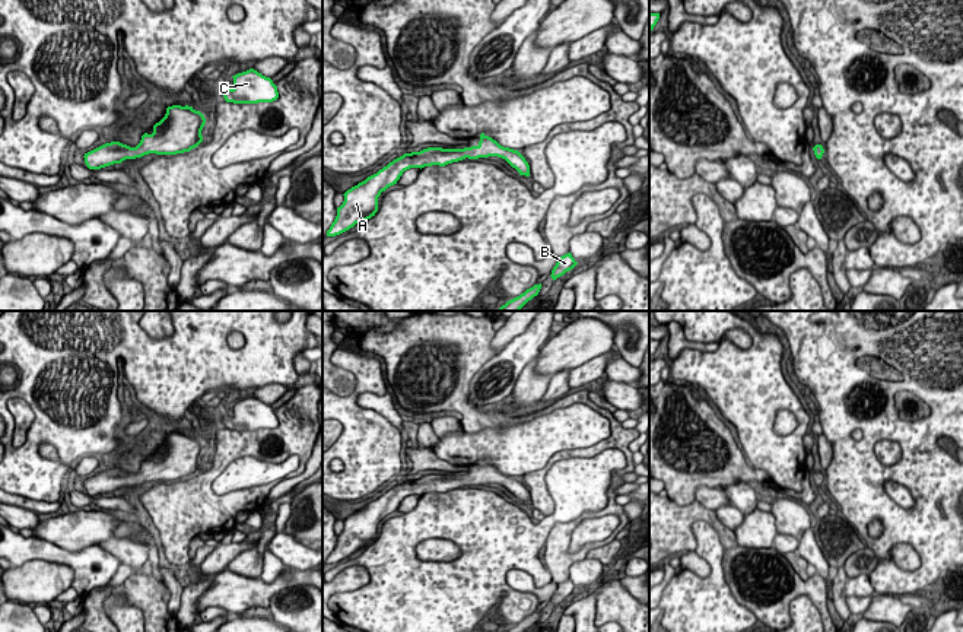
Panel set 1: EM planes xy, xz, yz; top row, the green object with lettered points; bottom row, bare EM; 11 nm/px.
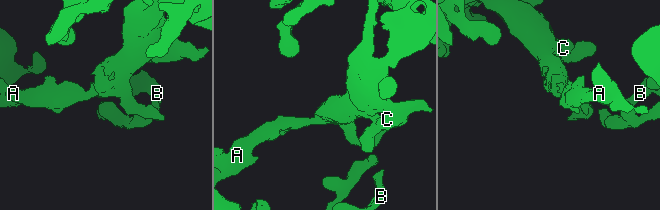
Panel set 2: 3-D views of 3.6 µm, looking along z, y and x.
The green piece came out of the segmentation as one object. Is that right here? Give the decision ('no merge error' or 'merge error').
no merge error

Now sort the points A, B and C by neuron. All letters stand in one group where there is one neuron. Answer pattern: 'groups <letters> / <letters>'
groups A B C

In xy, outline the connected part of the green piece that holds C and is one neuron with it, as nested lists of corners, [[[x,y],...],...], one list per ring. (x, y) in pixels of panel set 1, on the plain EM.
[[[254,396],[238,400],[232,404],[233,415],[223,417],[223,425],[226,429],[258,431],[273,429],[279,425],[277,413],[273,407]]]

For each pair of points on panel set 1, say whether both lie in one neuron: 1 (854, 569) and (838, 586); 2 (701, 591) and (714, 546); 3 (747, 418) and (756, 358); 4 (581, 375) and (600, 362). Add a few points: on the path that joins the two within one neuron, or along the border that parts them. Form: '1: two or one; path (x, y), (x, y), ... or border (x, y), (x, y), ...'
1: two; border (842, 567), (848, 577)
2: one; path (712, 580), (714, 558)
3: one; path (750, 403), (750, 380), (755, 372)
4: one; path (585, 372), (596, 367)

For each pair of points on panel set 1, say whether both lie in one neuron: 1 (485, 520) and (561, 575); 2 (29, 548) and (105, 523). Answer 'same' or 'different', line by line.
1: different
2: different

